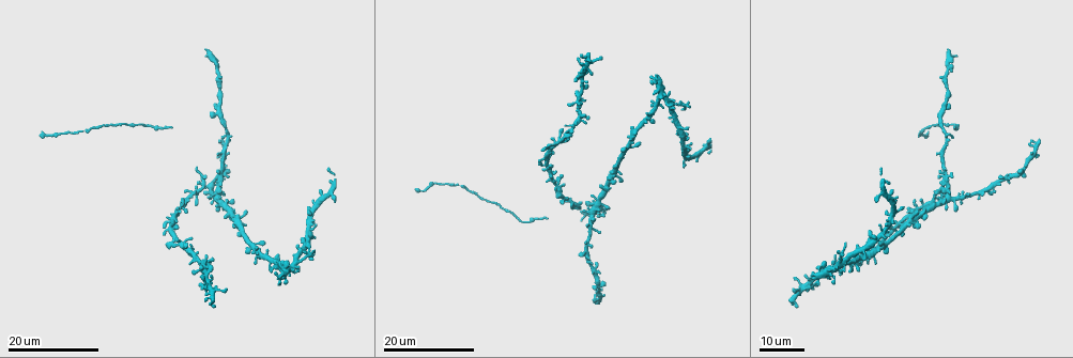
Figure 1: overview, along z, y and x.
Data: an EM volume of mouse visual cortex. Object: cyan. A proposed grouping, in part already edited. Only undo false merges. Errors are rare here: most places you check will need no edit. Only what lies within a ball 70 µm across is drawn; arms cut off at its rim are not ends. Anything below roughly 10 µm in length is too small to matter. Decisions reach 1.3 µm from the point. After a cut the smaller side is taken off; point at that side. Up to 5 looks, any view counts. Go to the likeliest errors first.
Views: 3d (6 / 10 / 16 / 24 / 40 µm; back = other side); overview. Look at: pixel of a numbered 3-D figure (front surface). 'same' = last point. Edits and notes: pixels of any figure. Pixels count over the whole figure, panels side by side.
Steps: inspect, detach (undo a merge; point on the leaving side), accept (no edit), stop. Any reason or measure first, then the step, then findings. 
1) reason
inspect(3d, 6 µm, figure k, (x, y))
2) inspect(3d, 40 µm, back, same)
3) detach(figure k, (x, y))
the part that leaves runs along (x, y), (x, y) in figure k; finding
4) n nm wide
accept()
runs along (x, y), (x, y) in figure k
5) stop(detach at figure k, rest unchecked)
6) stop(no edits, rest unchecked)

inspect(3d, 24 µm, figure 1, (217, 112))

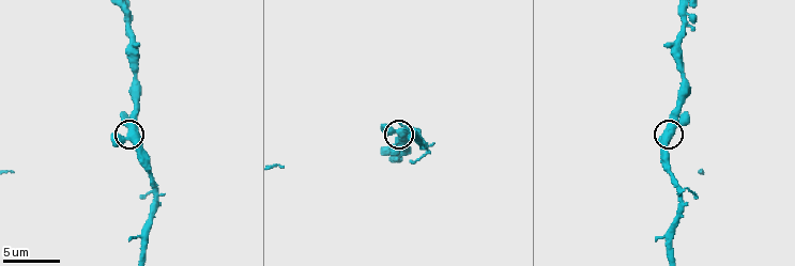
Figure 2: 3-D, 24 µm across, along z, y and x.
zoom in
inspect(3d, 10 µm, figure 2, (123, 139))

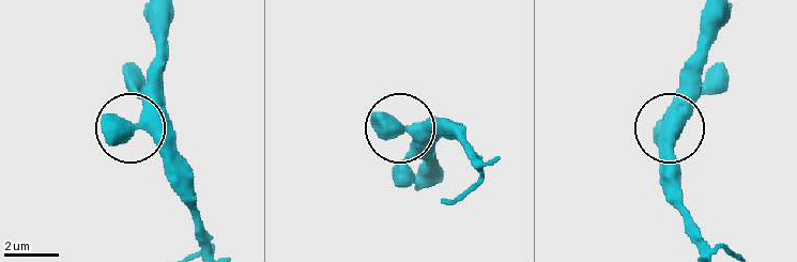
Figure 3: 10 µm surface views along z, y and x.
accept()
all the same neuron

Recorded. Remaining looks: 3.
four-way junction
inspect(3d, 24 µm, figure 1, (596, 210))

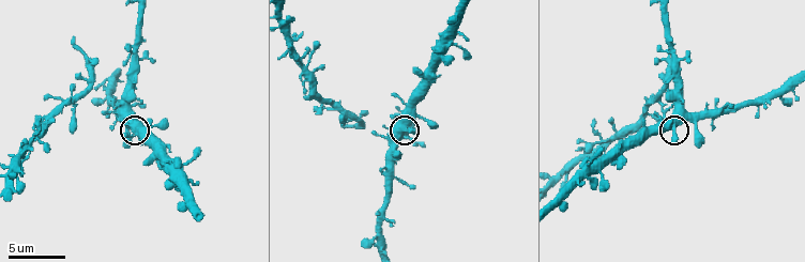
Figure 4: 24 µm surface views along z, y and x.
zoom in
inspect(3d, 10 µm, figure 4, (401, 127))

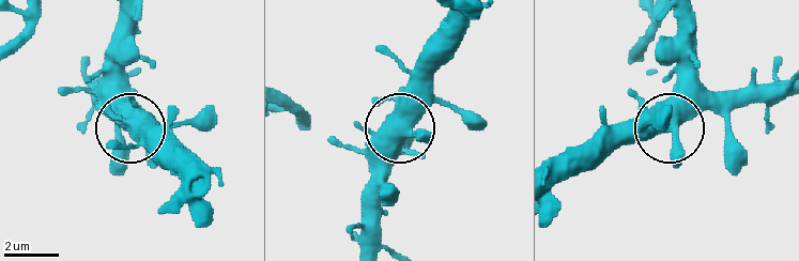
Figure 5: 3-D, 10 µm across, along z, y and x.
accept()
continuous, no second neuron

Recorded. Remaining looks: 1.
stop(no edits, rest unchecked)

